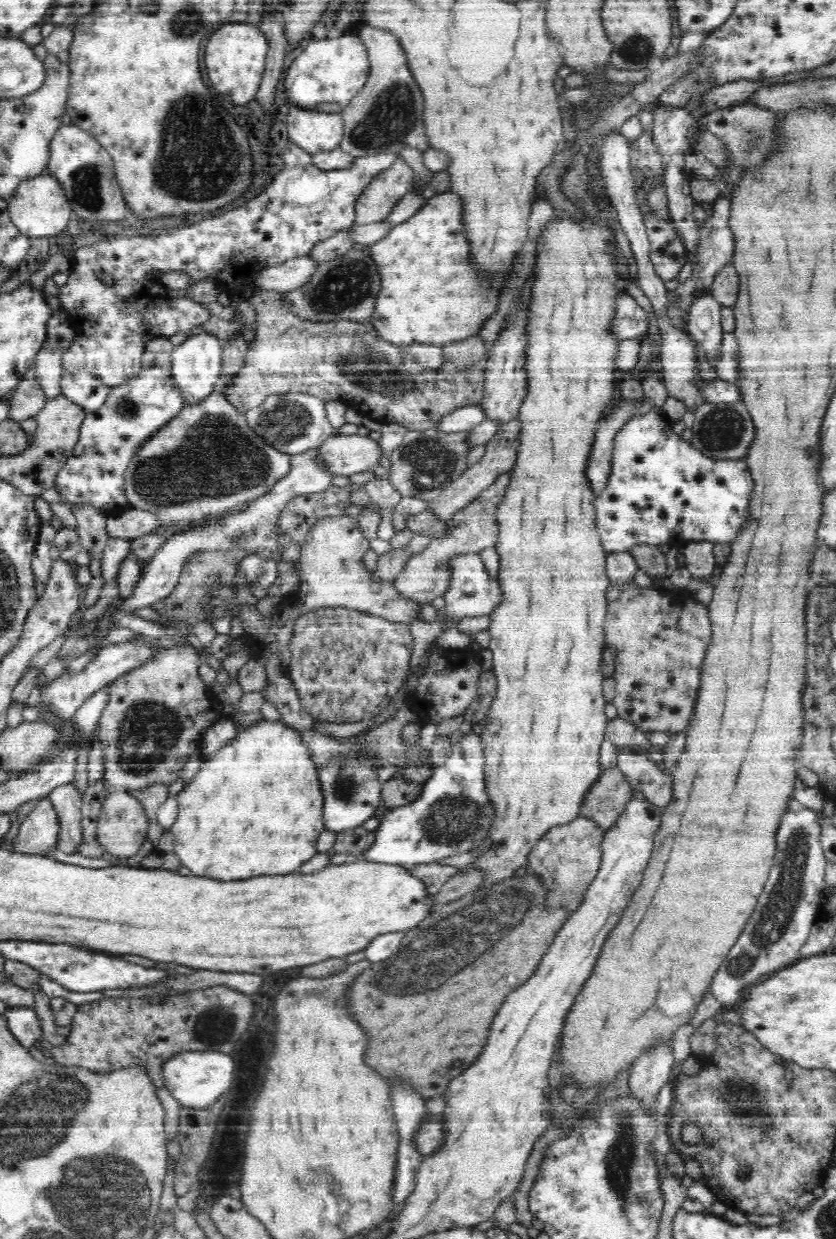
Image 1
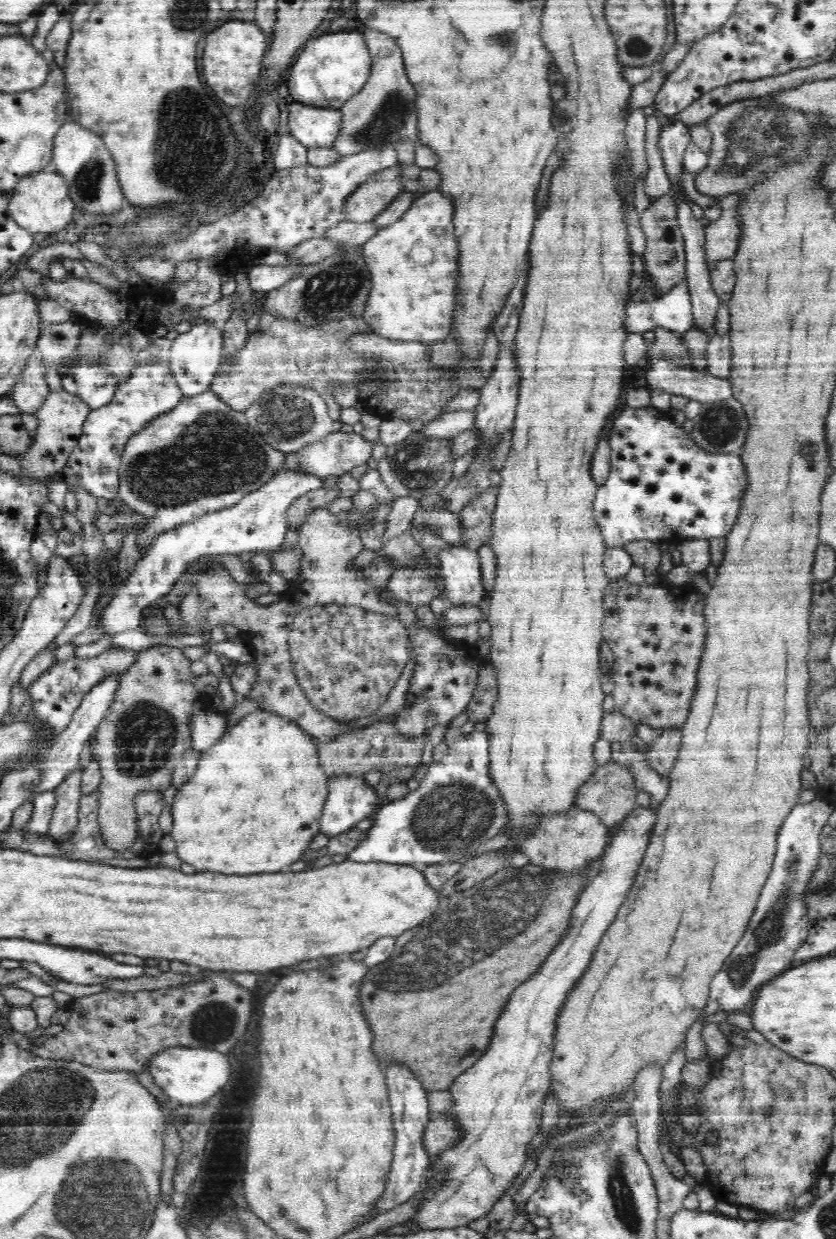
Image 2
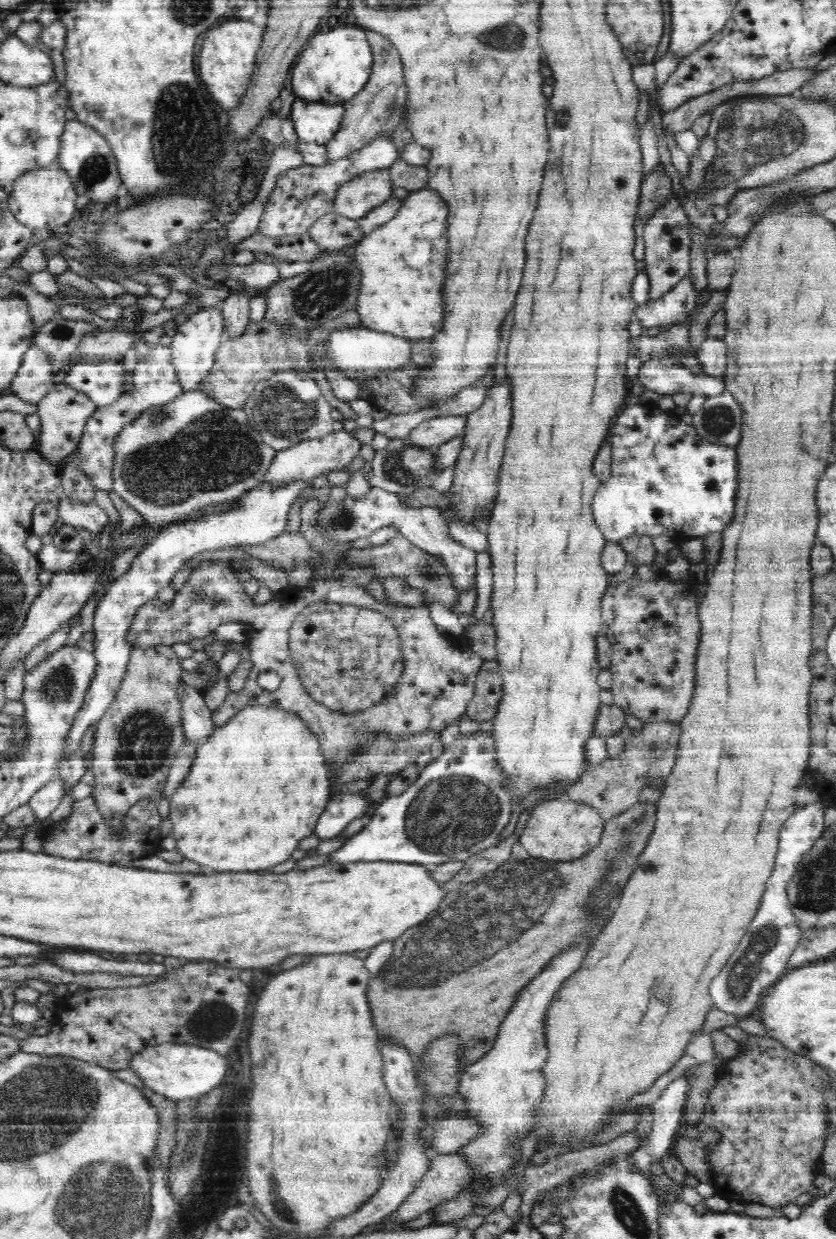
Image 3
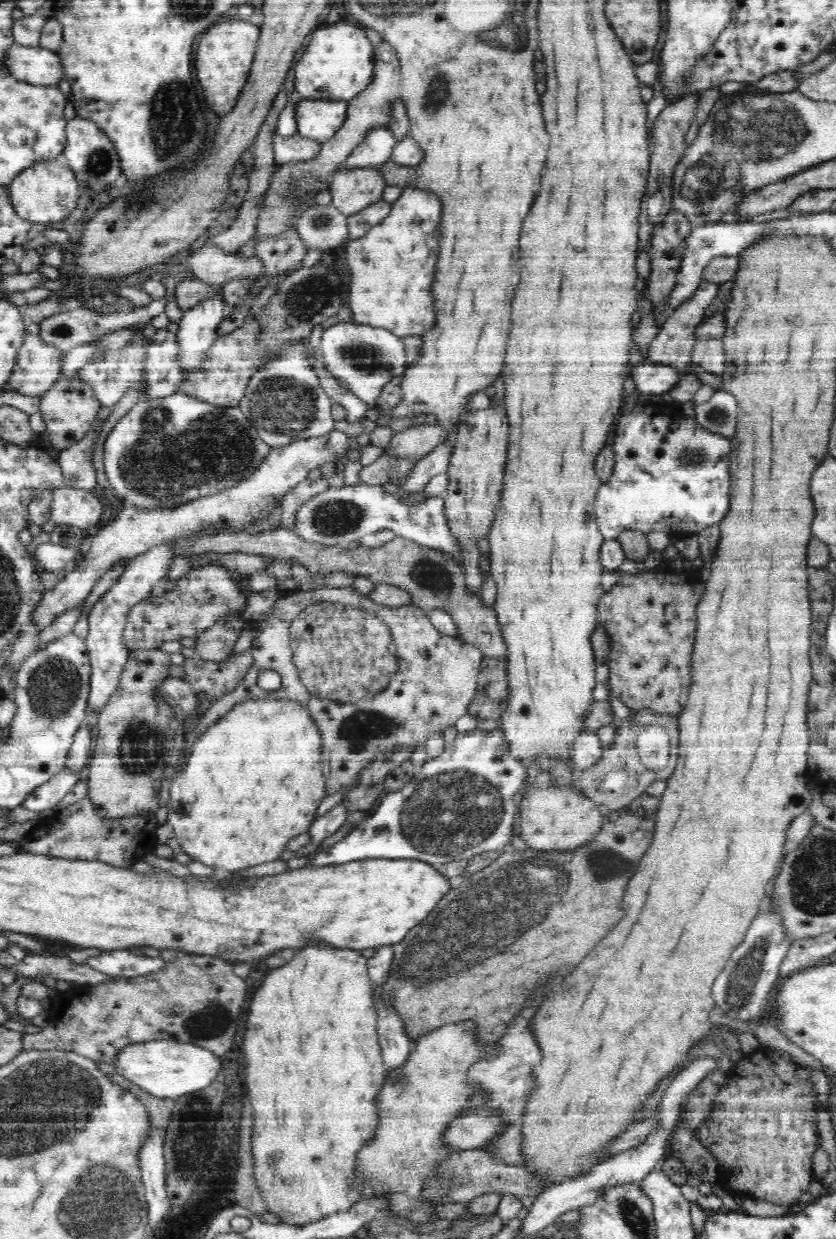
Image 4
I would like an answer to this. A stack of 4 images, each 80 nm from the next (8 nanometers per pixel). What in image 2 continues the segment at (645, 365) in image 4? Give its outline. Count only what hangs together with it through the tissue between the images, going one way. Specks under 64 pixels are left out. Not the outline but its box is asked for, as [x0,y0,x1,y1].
[645,361,733,403]

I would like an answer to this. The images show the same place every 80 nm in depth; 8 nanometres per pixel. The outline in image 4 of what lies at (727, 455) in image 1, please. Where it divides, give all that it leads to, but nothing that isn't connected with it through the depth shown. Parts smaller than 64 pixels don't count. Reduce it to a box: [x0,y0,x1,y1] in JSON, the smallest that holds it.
[694,390,740,440]

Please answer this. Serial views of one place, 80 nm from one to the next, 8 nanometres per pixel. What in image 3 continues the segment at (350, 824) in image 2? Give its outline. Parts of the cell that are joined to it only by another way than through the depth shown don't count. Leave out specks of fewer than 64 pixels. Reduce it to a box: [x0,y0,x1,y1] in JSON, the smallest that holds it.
[314,794,370,840]

